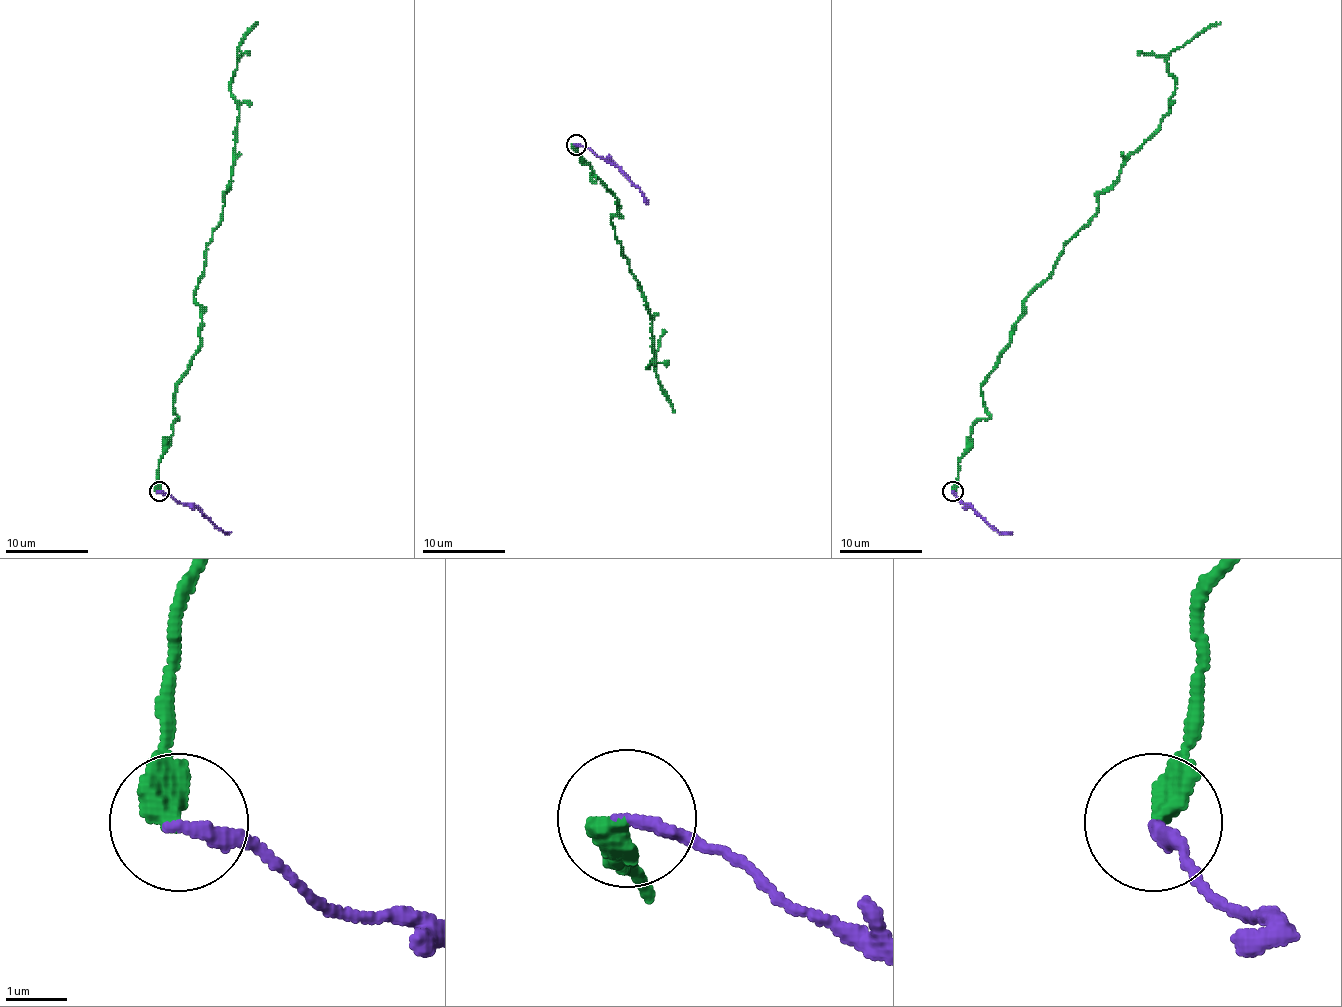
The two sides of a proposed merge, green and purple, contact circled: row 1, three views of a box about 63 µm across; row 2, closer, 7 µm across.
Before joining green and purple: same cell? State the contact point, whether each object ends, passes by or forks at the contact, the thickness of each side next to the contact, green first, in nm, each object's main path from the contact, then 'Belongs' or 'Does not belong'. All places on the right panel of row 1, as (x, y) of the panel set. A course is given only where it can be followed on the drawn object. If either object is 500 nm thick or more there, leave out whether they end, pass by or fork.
Place: (952, 491). At the ring green ends. At the ring purple ends. Thickness 440 nm (green) against 220 nm. Course of green: (952, 491), (972, 427), (989, 416), (981, 383), (1022, 305), (1169, 111), (1175, 78), (1167, 57), (1220, 22). Course of purple: (952, 491), (997, 532), (1012, 532). Does not belong

